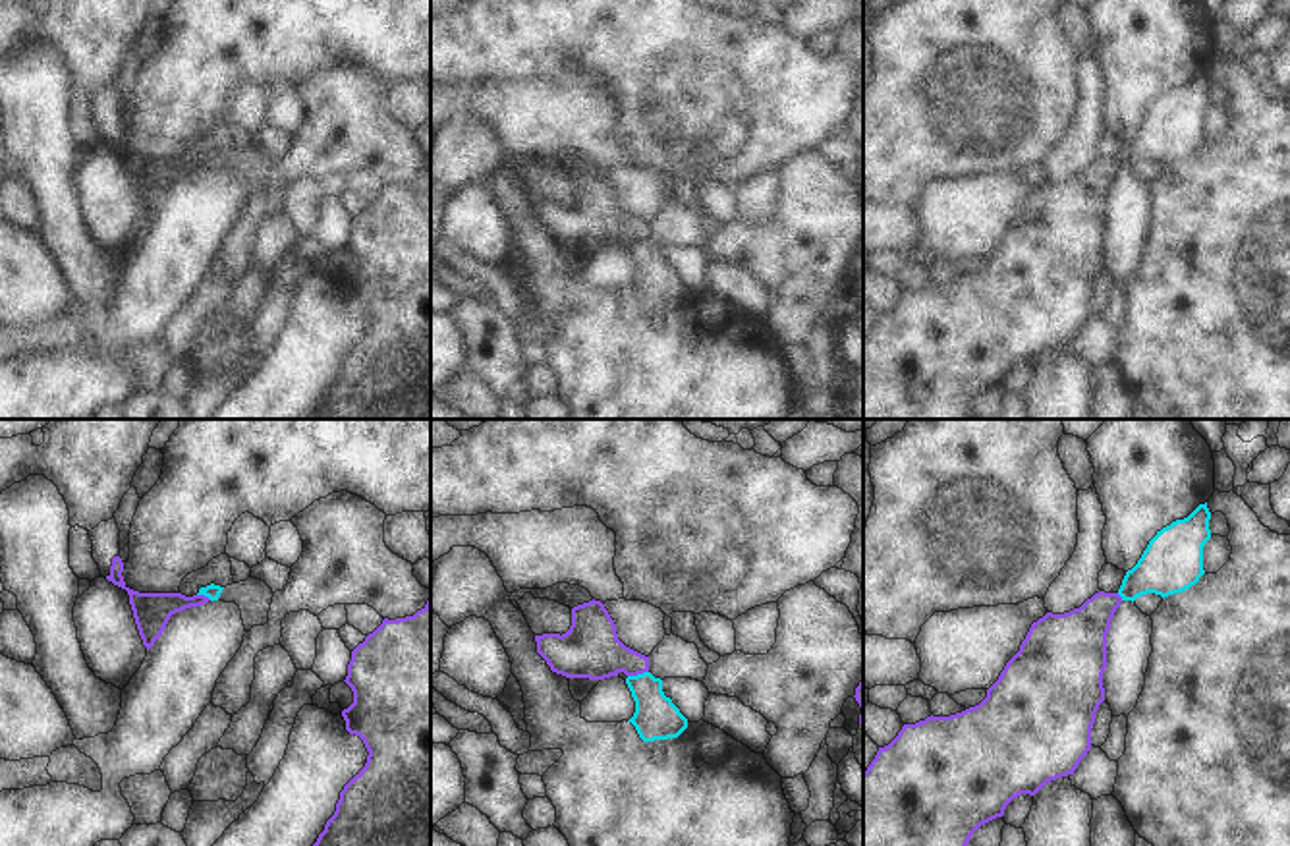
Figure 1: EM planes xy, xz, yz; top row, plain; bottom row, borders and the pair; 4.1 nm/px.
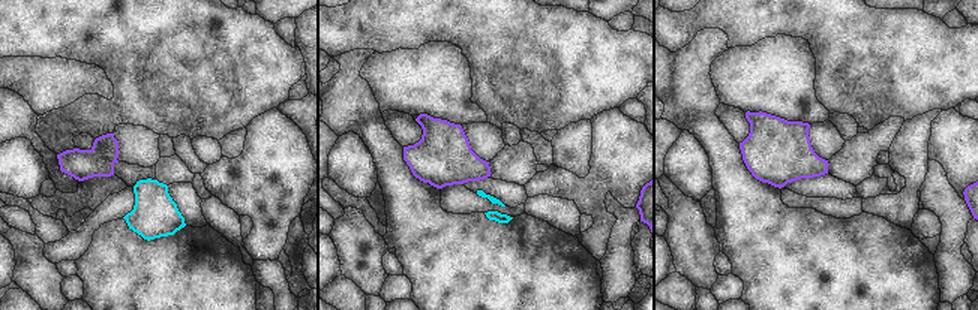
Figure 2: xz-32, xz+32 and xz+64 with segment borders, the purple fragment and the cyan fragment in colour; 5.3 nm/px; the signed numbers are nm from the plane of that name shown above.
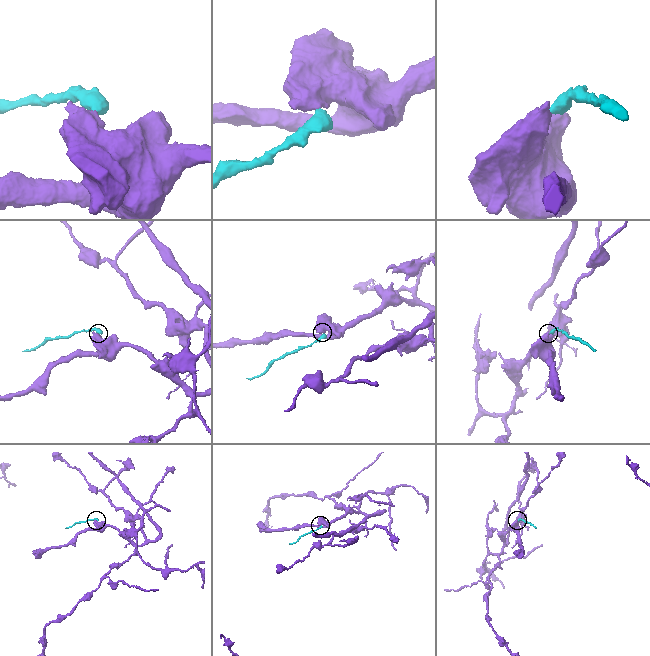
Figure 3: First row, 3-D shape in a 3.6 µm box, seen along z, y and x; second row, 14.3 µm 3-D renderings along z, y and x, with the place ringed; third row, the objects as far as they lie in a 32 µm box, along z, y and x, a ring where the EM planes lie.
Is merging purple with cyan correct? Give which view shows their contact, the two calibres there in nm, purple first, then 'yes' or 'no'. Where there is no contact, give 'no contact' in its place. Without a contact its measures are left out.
xz | 240/180 nm | no

